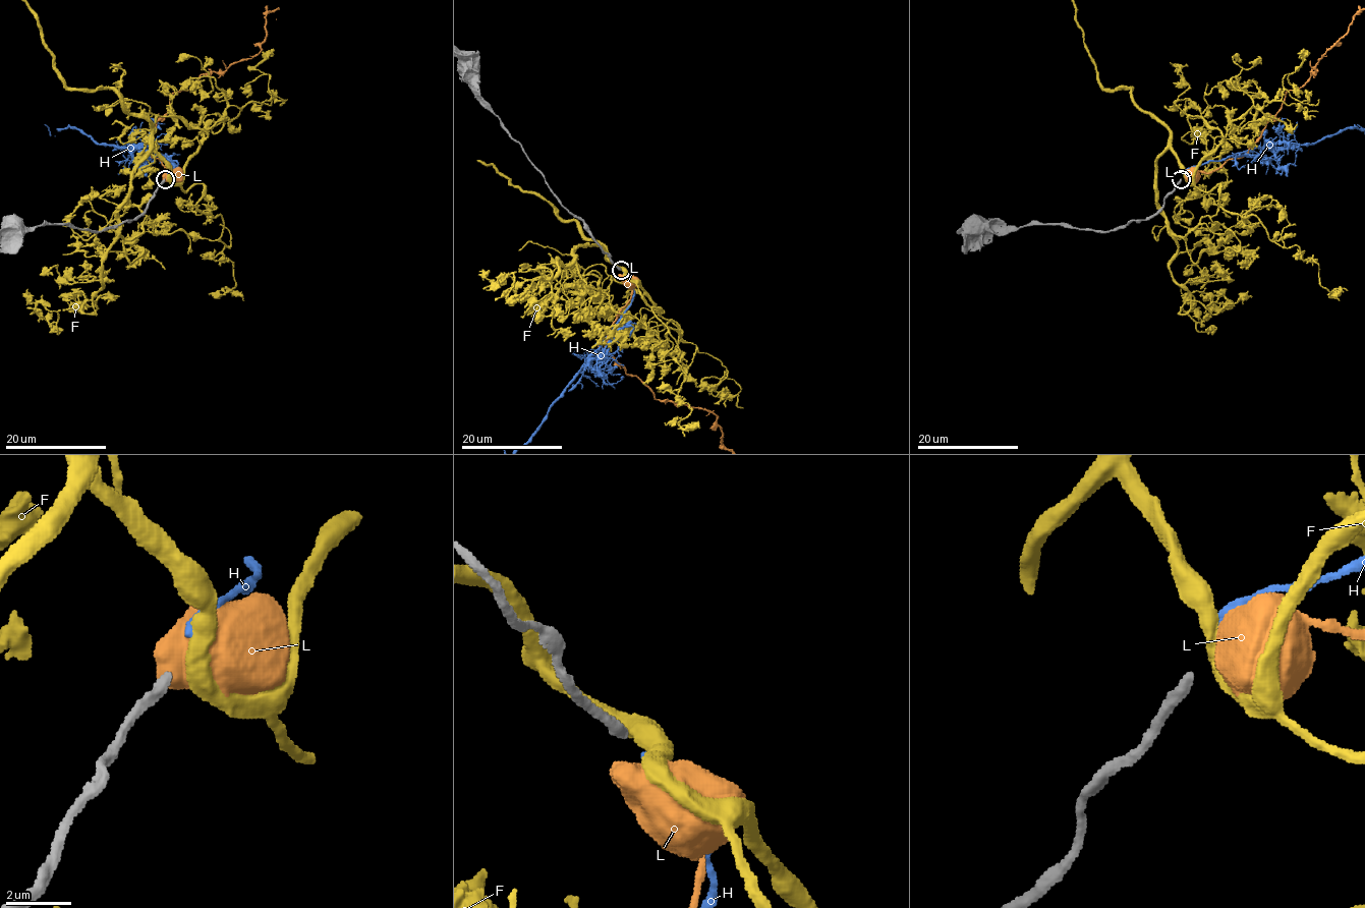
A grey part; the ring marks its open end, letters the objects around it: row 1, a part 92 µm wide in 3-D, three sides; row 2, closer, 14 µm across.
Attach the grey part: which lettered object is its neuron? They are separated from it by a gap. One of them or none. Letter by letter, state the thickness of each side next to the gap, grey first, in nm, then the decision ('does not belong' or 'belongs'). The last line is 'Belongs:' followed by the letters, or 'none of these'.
F: 340 nm thick on the grey side, 440 nm on the other; does not belong
H: 340 nm thick on the grey side, 240 nm on the other; does not belong
L: 340 nm thick on the grey side, 700 nm on the other; does not belong
Belongs: none of these

